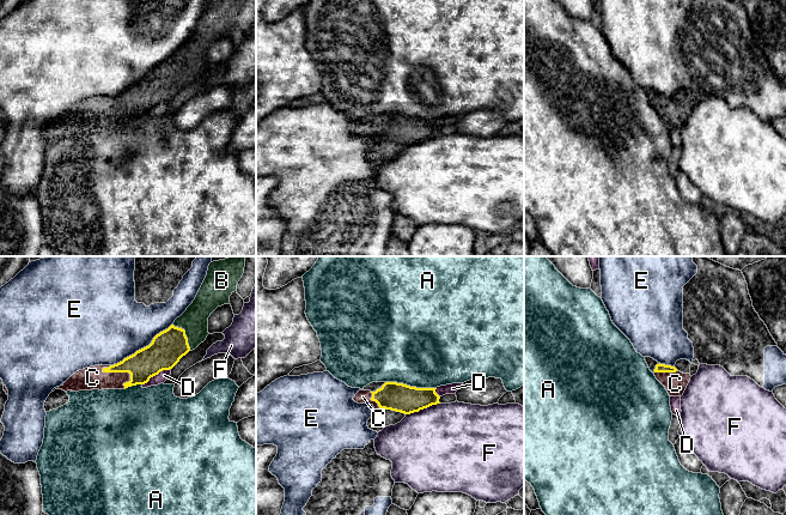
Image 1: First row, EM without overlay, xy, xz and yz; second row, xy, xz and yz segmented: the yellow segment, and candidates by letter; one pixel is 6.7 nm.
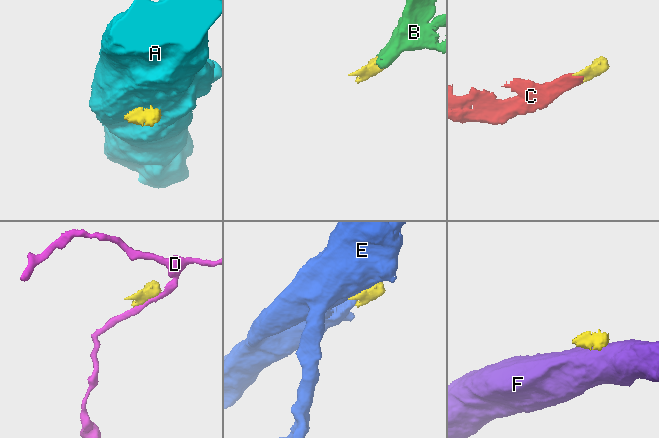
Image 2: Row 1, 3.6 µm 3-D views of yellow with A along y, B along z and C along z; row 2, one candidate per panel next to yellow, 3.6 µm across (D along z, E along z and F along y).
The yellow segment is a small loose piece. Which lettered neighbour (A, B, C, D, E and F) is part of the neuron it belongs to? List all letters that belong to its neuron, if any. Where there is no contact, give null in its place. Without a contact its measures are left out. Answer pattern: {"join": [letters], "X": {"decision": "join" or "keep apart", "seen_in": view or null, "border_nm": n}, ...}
{"join": ["B", "C"], "A": {"decision": "keep apart", "seen_in": "xz", "border_nm": 340}, "B": {"decision": "join", "seen_in": "xy", "border_nm": 220}, "C": {"decision": "join", "seen_in": "xy", "border_nm": 220}, "D": {"decision": "keep apart", "seen_in": "xy", "border_nm": 220}, "E": {"decision": "keep apart", "seen_in": "xy", "border_nm": 500}, "F": {"decision": "keep apart", "seen_in": "xz", "border_nm": 240}}

